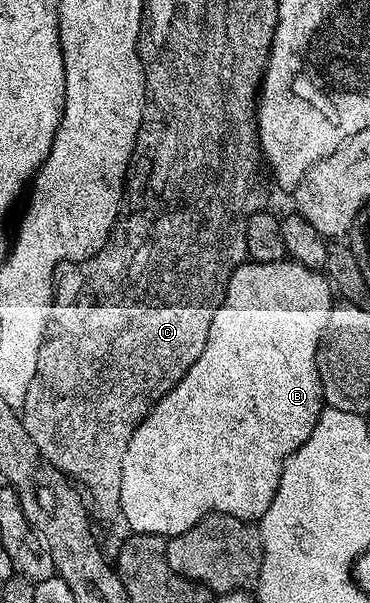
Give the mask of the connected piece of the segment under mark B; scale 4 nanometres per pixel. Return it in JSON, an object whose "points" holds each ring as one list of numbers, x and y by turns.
{"points":[[289,258,263,264,243,262,235,270,228,282,224,302,220,310,216,310,216,318,212,318,212,330,208,334,204,354,196,358,194,365,176,382,172,390,164,394,164,398,155,402,153,410,144,417,140,426,132,434,132,442,128,442,128,454,124,454,124,474,120,478,120,502,122,503,120,516,121,519,126,519,131,533,143,532,169,538,196,526,196,522,211,514,235,516,251,522,261,520,264,510,272,506,272,498,280,486,286,459,296,450,300,450,304,442,308,442,308,434,312,434,322,413,324,401,318,373,318,343,324,334,324,326,328,326,328,314,335,303,330,281,321,271,297,264]]}

